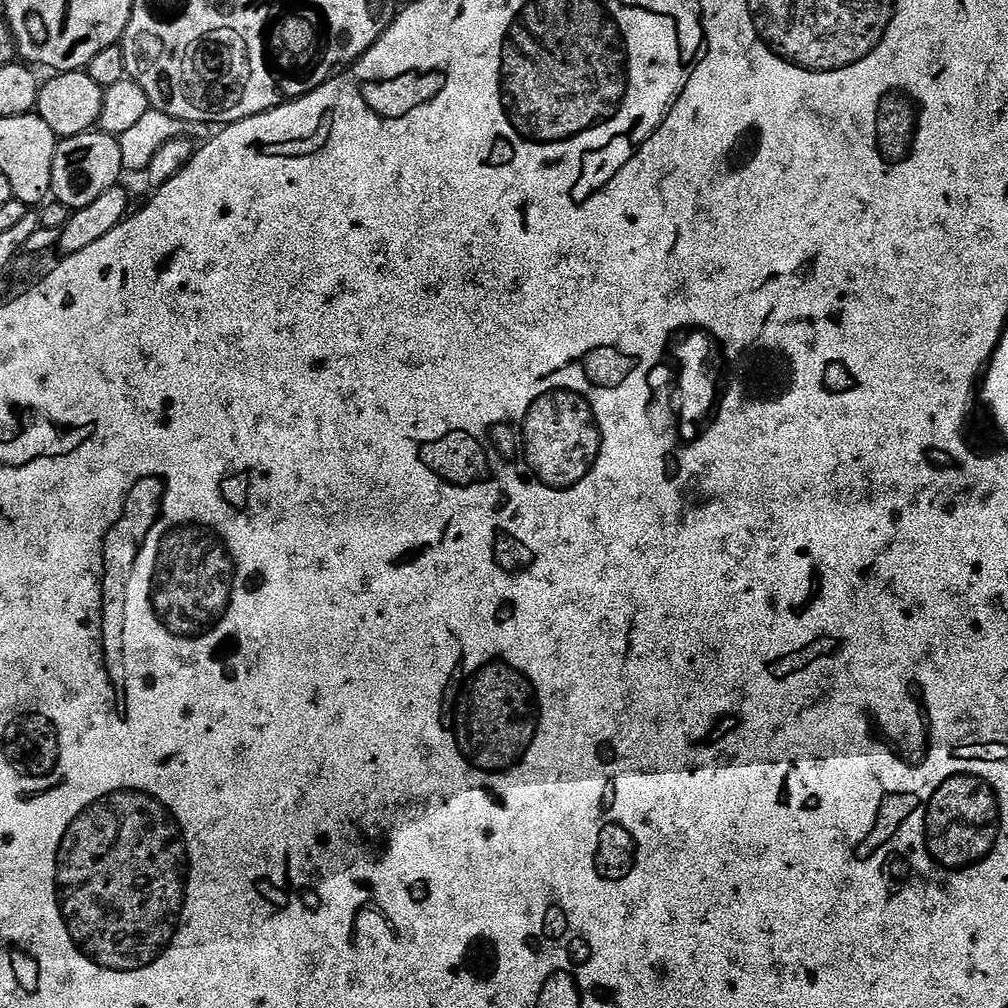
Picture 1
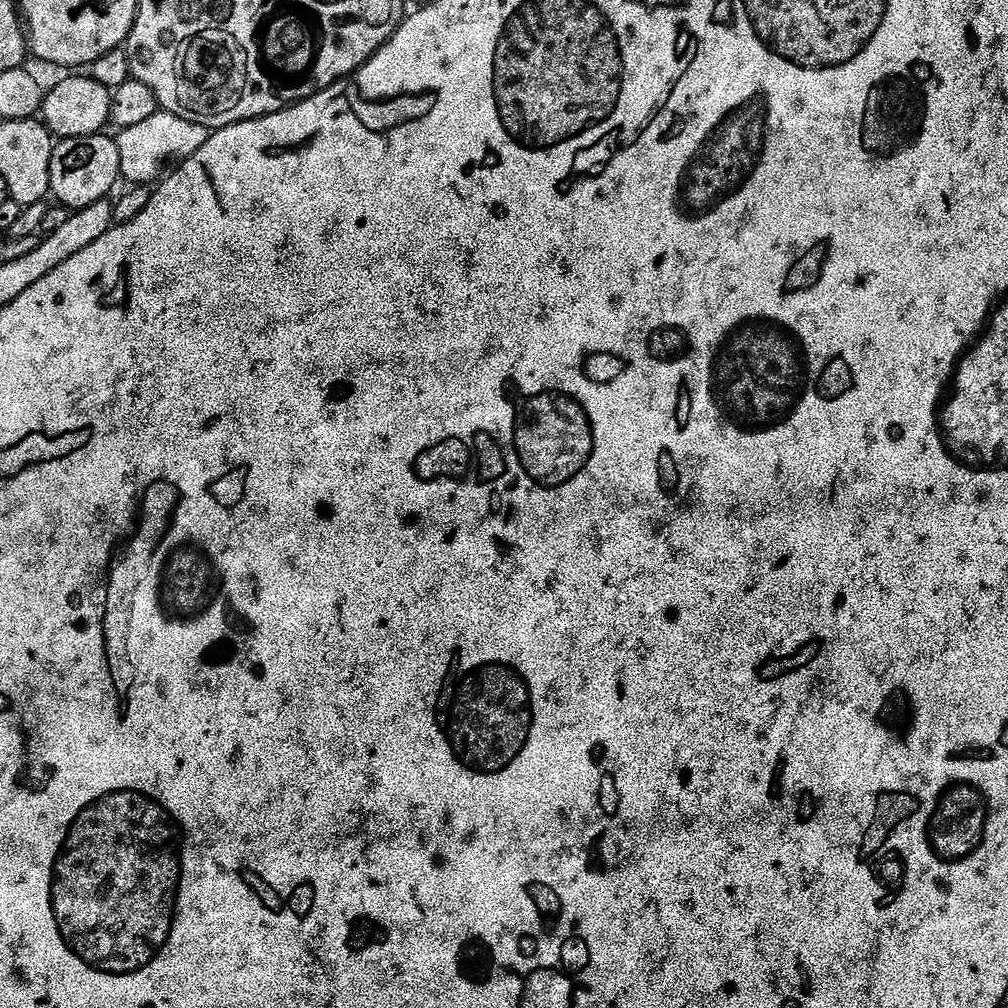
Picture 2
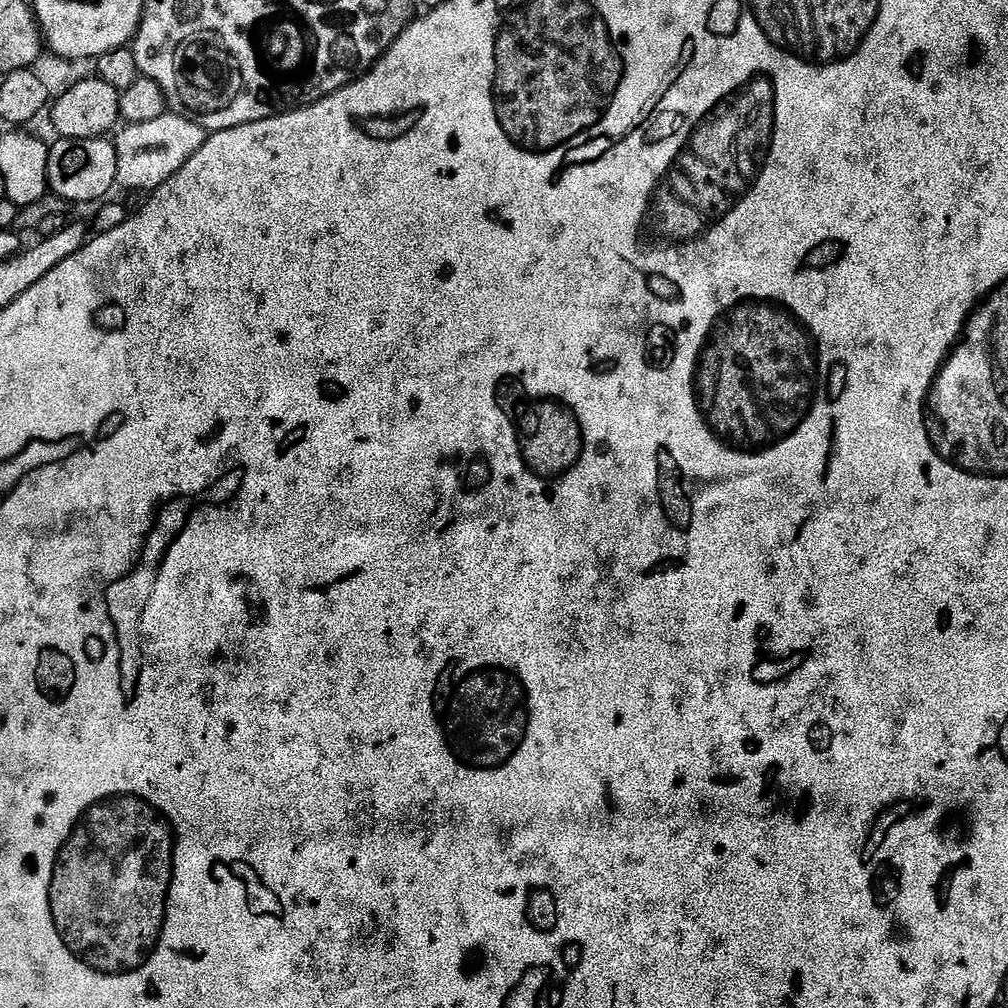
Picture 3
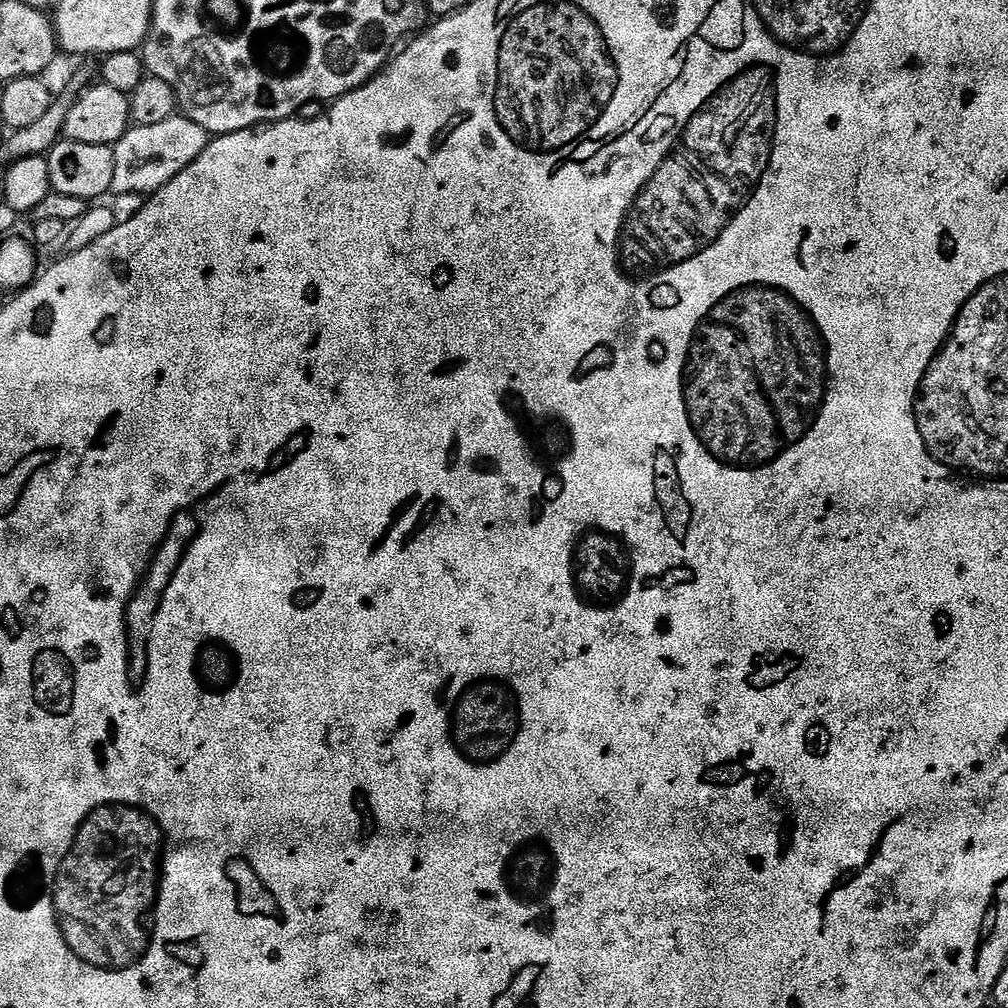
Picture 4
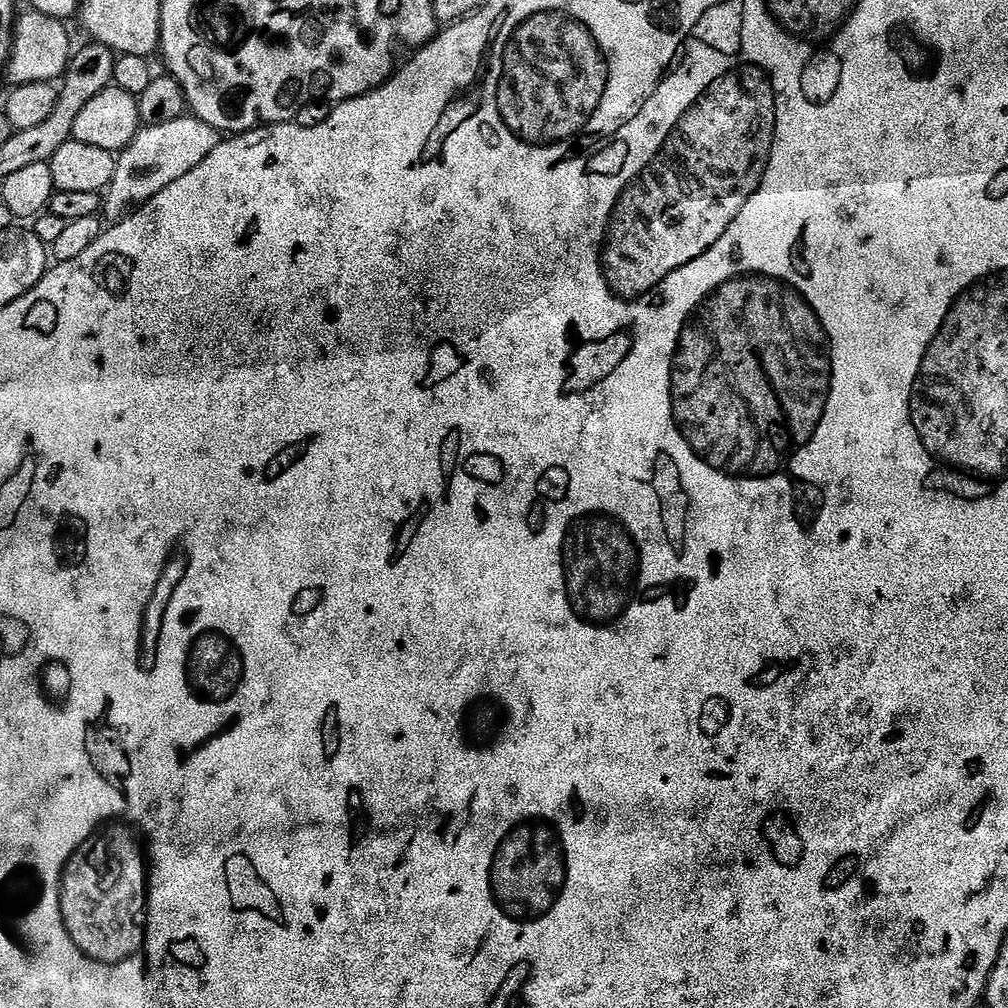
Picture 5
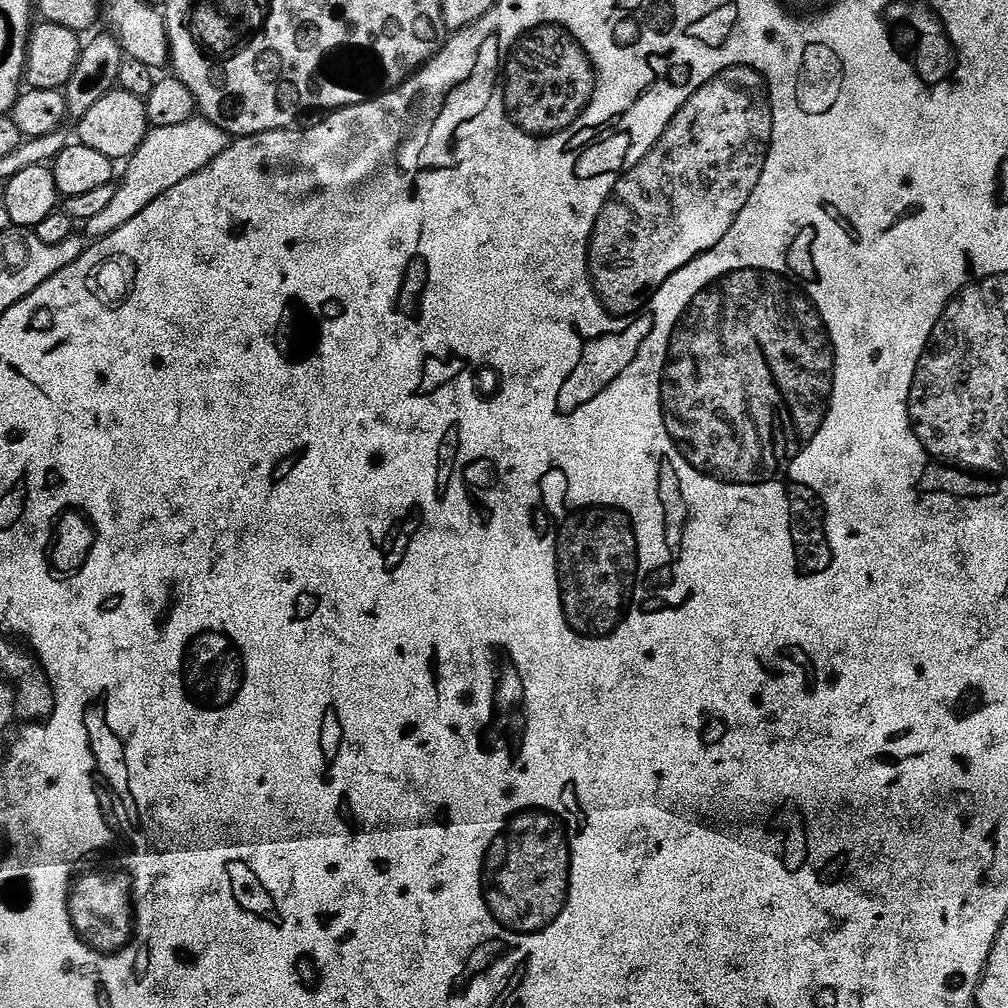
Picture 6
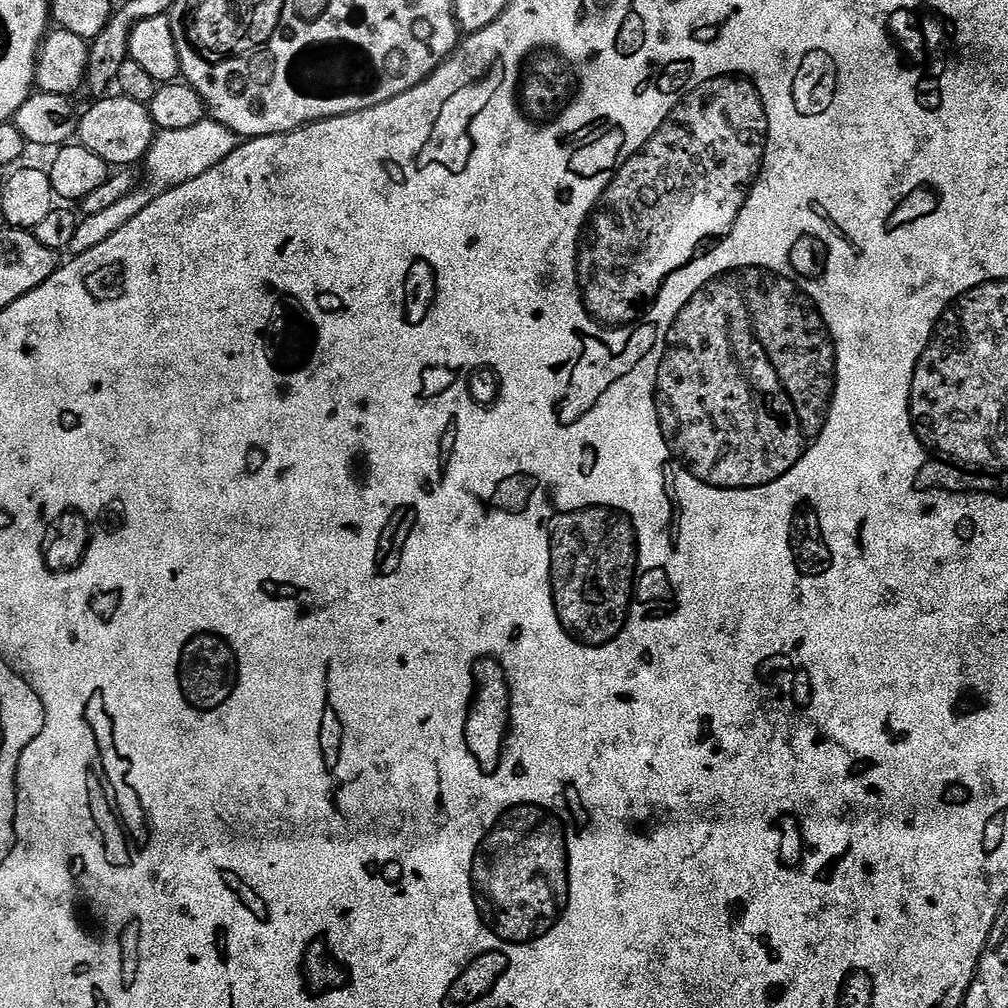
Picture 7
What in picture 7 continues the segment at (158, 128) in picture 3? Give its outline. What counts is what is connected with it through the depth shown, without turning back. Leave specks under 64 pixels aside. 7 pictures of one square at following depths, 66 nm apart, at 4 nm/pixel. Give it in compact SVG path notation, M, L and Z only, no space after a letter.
M211 118L198 122L198 126L189 126L186 130L157 131L156 138L152 141L148 155L142 164L143 186L126 198L122 198L122 202L110 206L110 210L102 210L102 214L84 216L74 233L70 247L71 255L81 256L86 254L86 250L94 250L94 246L102 246L106 238L118 234L118 230L122 230L126 222L132 221L137 214L142 214L142 210L150 206L153 198L206 174L206 170L230 158L230 154L234 154L237 143L238 137L235 132Z

